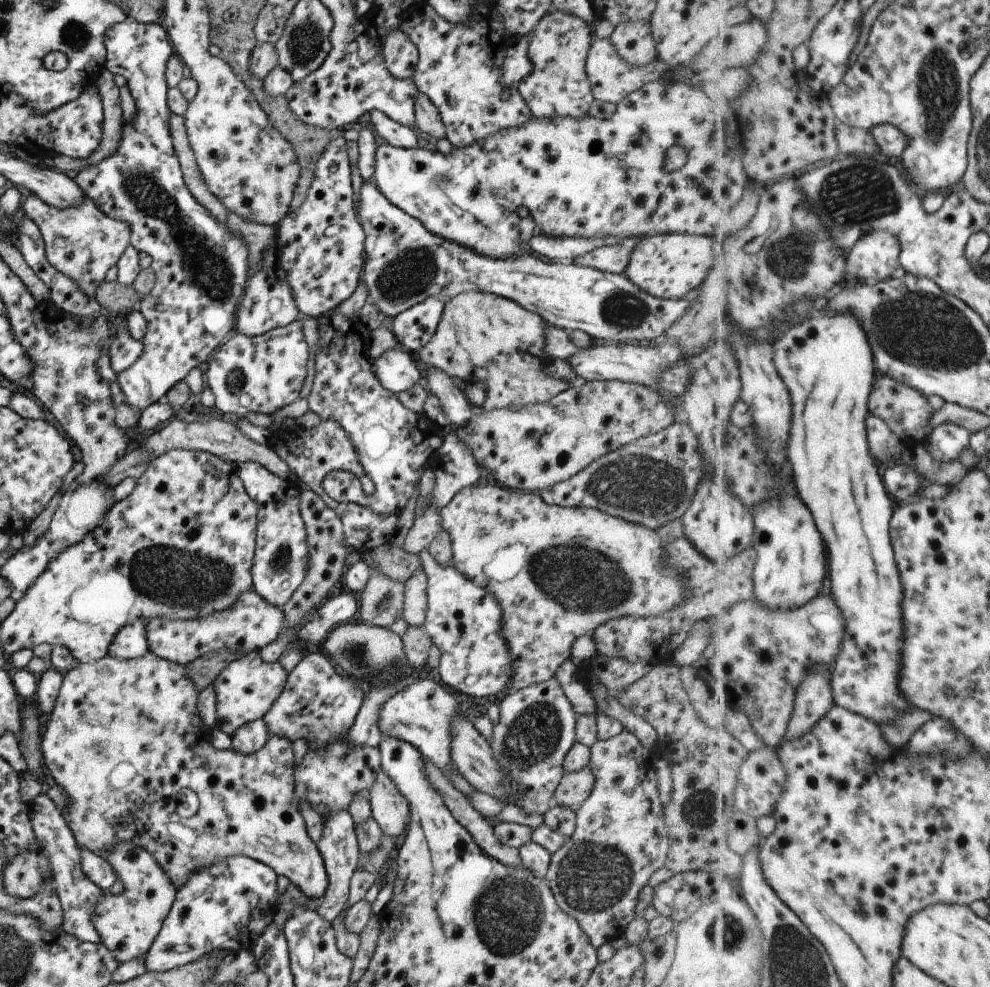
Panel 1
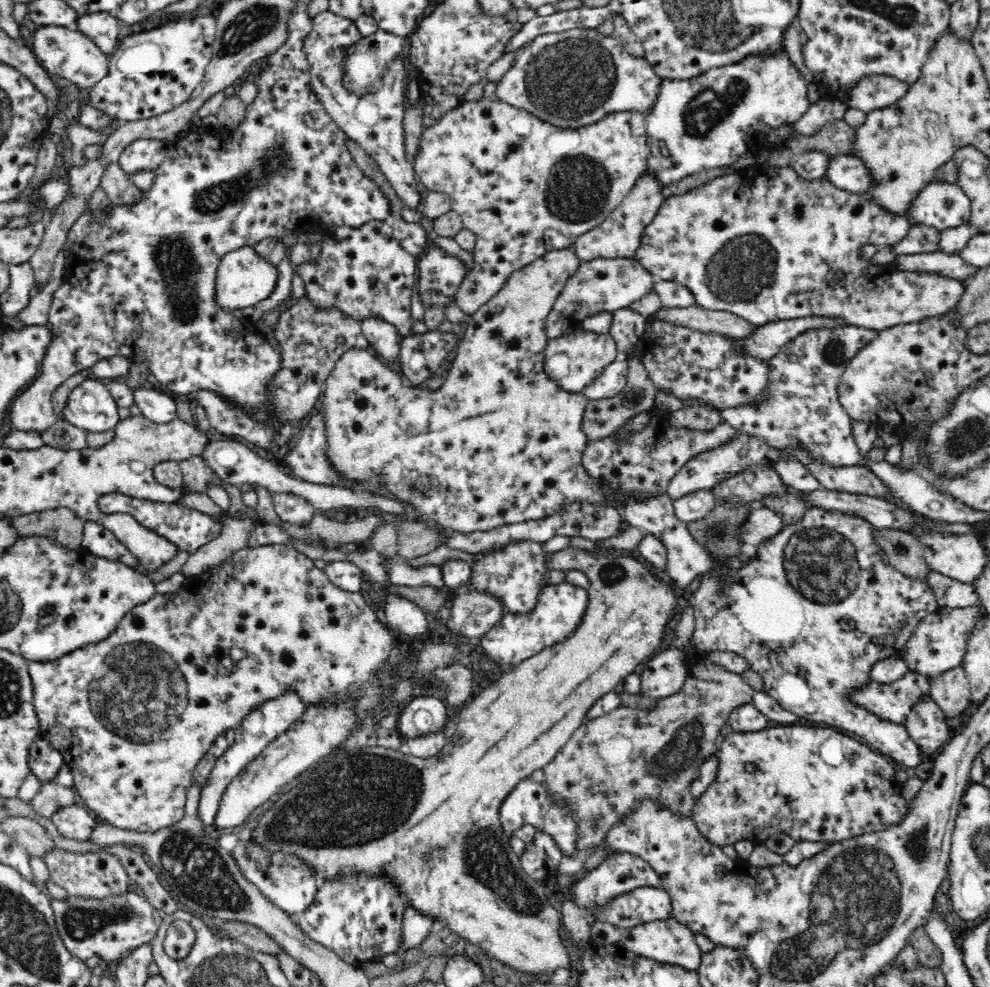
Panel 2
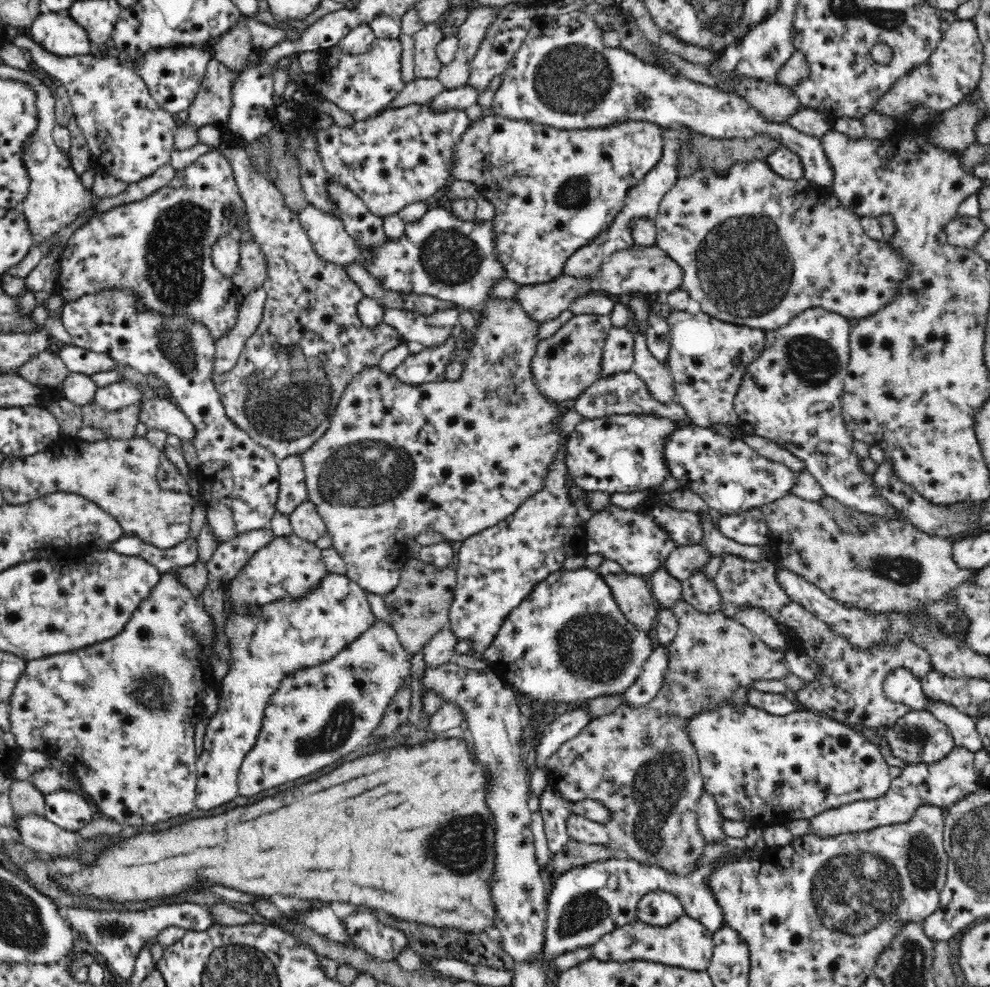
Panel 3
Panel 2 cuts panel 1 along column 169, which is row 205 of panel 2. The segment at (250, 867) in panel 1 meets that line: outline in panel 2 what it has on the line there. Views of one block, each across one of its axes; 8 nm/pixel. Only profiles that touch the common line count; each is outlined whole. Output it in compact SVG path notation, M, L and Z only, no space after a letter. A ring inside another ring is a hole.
M930 181L922 187L909 202L907 217L915 224L931 226L939 232L944 229L966 225L971 214L969 198L956 183Z

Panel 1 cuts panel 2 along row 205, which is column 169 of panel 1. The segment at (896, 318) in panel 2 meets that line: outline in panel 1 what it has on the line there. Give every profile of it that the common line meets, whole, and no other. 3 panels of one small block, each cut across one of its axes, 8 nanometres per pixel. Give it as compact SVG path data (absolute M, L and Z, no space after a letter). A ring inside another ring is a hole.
M149 651L141 658L131 660L105 655L95 662L79 663L75 668L63 673L53 708L44 719L45 732L41 735L39 750L43 756L43 764L45 764L47 772L51 774L55 786L59 786L67 798L67 810L60 812L67 828L73 834L78 846L89 850L89 852L103 854L111 846L115 846L117 842L129 842L137 848L143 848L161 866L161 870L165 872L169 882L175 886L175 890L179 890L183 886L183 882L187 882L189 874L193 874L197 868L205 868L205 866L211 866L211 864L221 862L225 858L241 855L269 866L277 875L285 876L295 888L299 888L299 892L303 896L320 900L327 888L327 875L321 855L316 844L311 842L311 838L307 836L305 822L303 822L302 814L298 811L298 789L295 788L293 780L291 742L285 736L273 734L263 744L263 748L259 748L257 752L253 752L249 756L237 754L231 749L217 750L210 745L209 739L204 733L203 724L200 723L201 718L197 712L197 695L197 688L193 686L191 678L187 676L185 664L175 664L175 662L163 660ZM179 790L192 790L197 796L198 808L191 817L181 818L175 812L176 802L173 795L179 794Z

